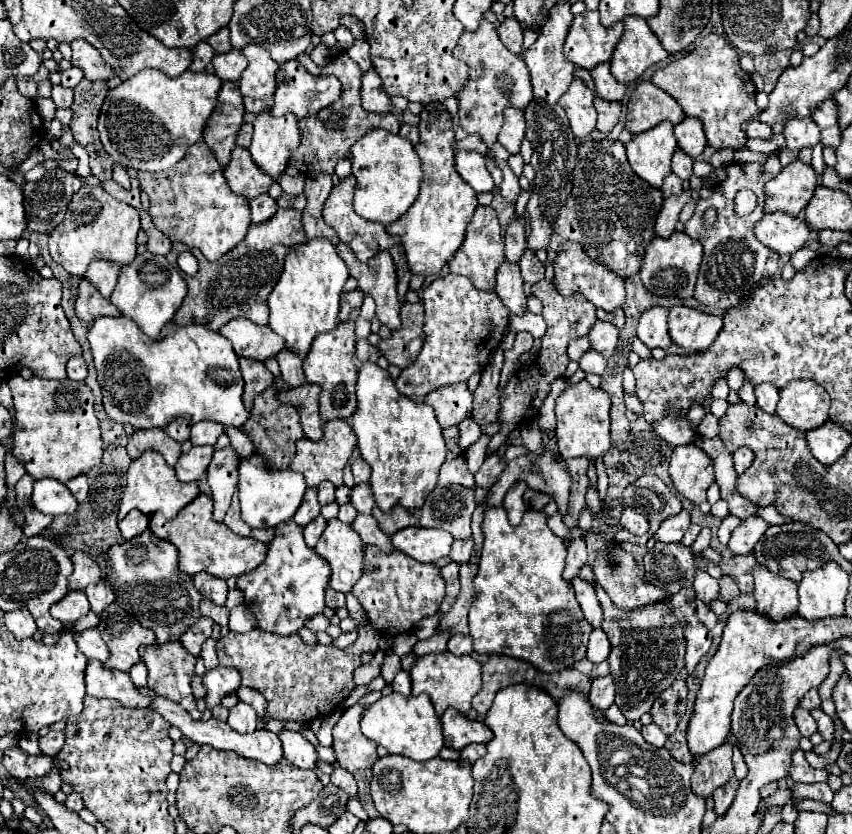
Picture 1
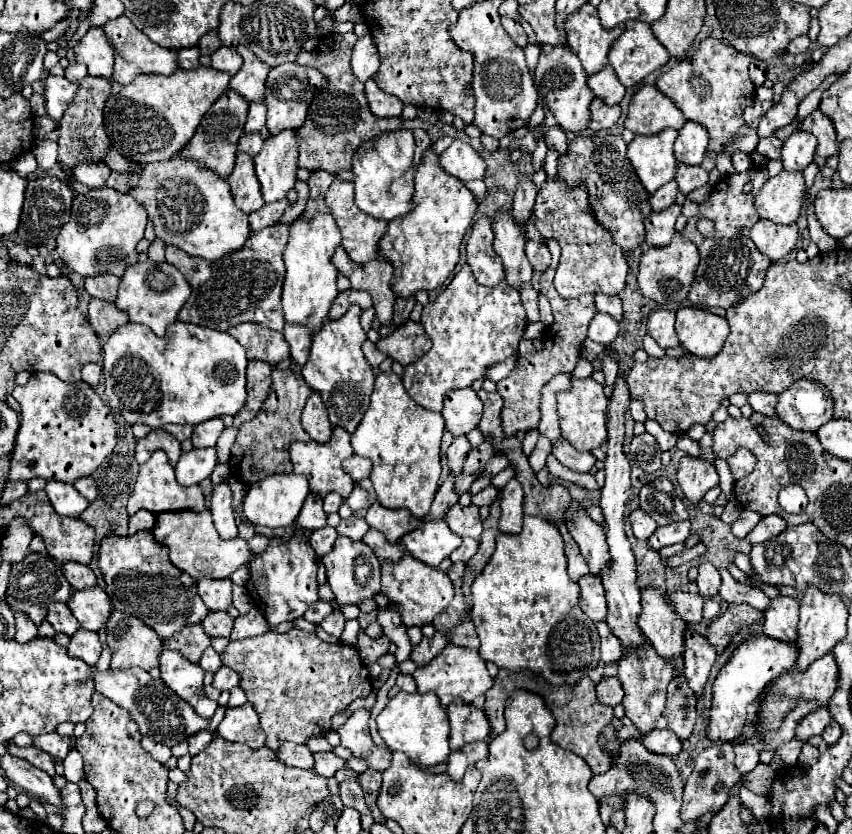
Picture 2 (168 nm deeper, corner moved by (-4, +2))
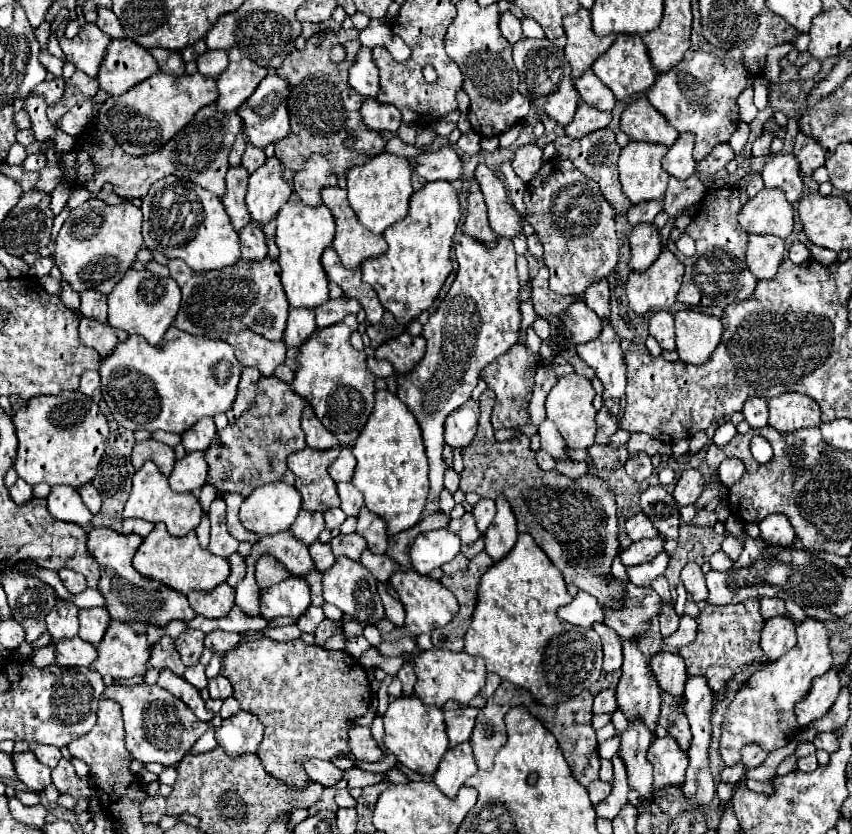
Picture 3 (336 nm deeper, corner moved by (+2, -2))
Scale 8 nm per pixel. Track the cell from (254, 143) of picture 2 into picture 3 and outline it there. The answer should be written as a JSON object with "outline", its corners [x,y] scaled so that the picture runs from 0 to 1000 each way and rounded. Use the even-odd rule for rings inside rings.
{"outline":[[[291,174],[289,181],[286,181],[286,188],[284,188],[284,200],[291,205],[291,207],[298,207],[303,200],[308,200],[312,193],[312,186],[308,179],[298,176],[298,174]]]}

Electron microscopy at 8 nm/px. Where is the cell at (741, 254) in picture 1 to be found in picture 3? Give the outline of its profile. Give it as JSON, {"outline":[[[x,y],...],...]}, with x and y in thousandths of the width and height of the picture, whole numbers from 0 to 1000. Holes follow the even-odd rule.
{"outline":[[[847,224],[840,229],[833,229],[824,246],[819,258],[812,263],[812,267],[803,275],[805,282],[810,282],[817,289],[817,303],[812,308],[800,306],[793,299],[793,289],[800,282],[798,275],[789,277],[789,287],[784,289],[784,299],[796,308],[796,313],[805,320],[803,337],[796,351],[796,361],[805,366],[824,366],[824,368],[854,368],[859,363],[873,361],[885,351],[885,344],[890,335],[880,327],[876,318],[876,294],[878,294],[878,279],[866,270],[866,255],[869,255],[869,229],[862,224]]]}

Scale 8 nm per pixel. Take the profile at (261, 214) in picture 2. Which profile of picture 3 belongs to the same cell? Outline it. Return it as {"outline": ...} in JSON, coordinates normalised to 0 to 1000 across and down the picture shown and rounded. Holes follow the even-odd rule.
{"outline":[[[291,267],[282,277],[282,296],[284,296],[284,313],[308,313],[315,303],[310,277],[303,270]]]}

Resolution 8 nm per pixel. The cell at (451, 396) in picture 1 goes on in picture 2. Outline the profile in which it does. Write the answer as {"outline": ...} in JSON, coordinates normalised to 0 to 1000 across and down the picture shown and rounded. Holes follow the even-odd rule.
{"outline":[[[535,466],[535,471],[526,471],[526,476],[521,476],[519,498],[523,502],[523,514],[533,524],[547,522],[566,500],[566,483],[556,466]]]}

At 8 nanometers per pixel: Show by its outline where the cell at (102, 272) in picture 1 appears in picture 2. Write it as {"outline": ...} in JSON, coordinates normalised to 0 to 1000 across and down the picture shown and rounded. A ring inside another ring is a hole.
{"outline":[[[120,327],[113,332],[101,332],[99,344],[108,356],[115,356],[120,361],[134,361],[138,351],[138,339],[141,335],[129,327]]]}

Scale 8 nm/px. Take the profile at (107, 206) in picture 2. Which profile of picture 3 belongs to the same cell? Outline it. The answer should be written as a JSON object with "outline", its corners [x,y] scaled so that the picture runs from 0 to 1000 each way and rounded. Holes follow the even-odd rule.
{"outline":[[[108,236],[92,251],[87,251],[80,263],[75,265],[68,287],[66,287],[66,299],[63,299],[63,315],[73,325],[73,335],[92,351],[110,347],[122,354],[127,354],[134,342],[148,330],[148,325],[155,320],[160,313],[160,303],[167,299],[167,253],[157,248],[155,243],[143,243],[143,246],[122,246],[117,239]]]}

